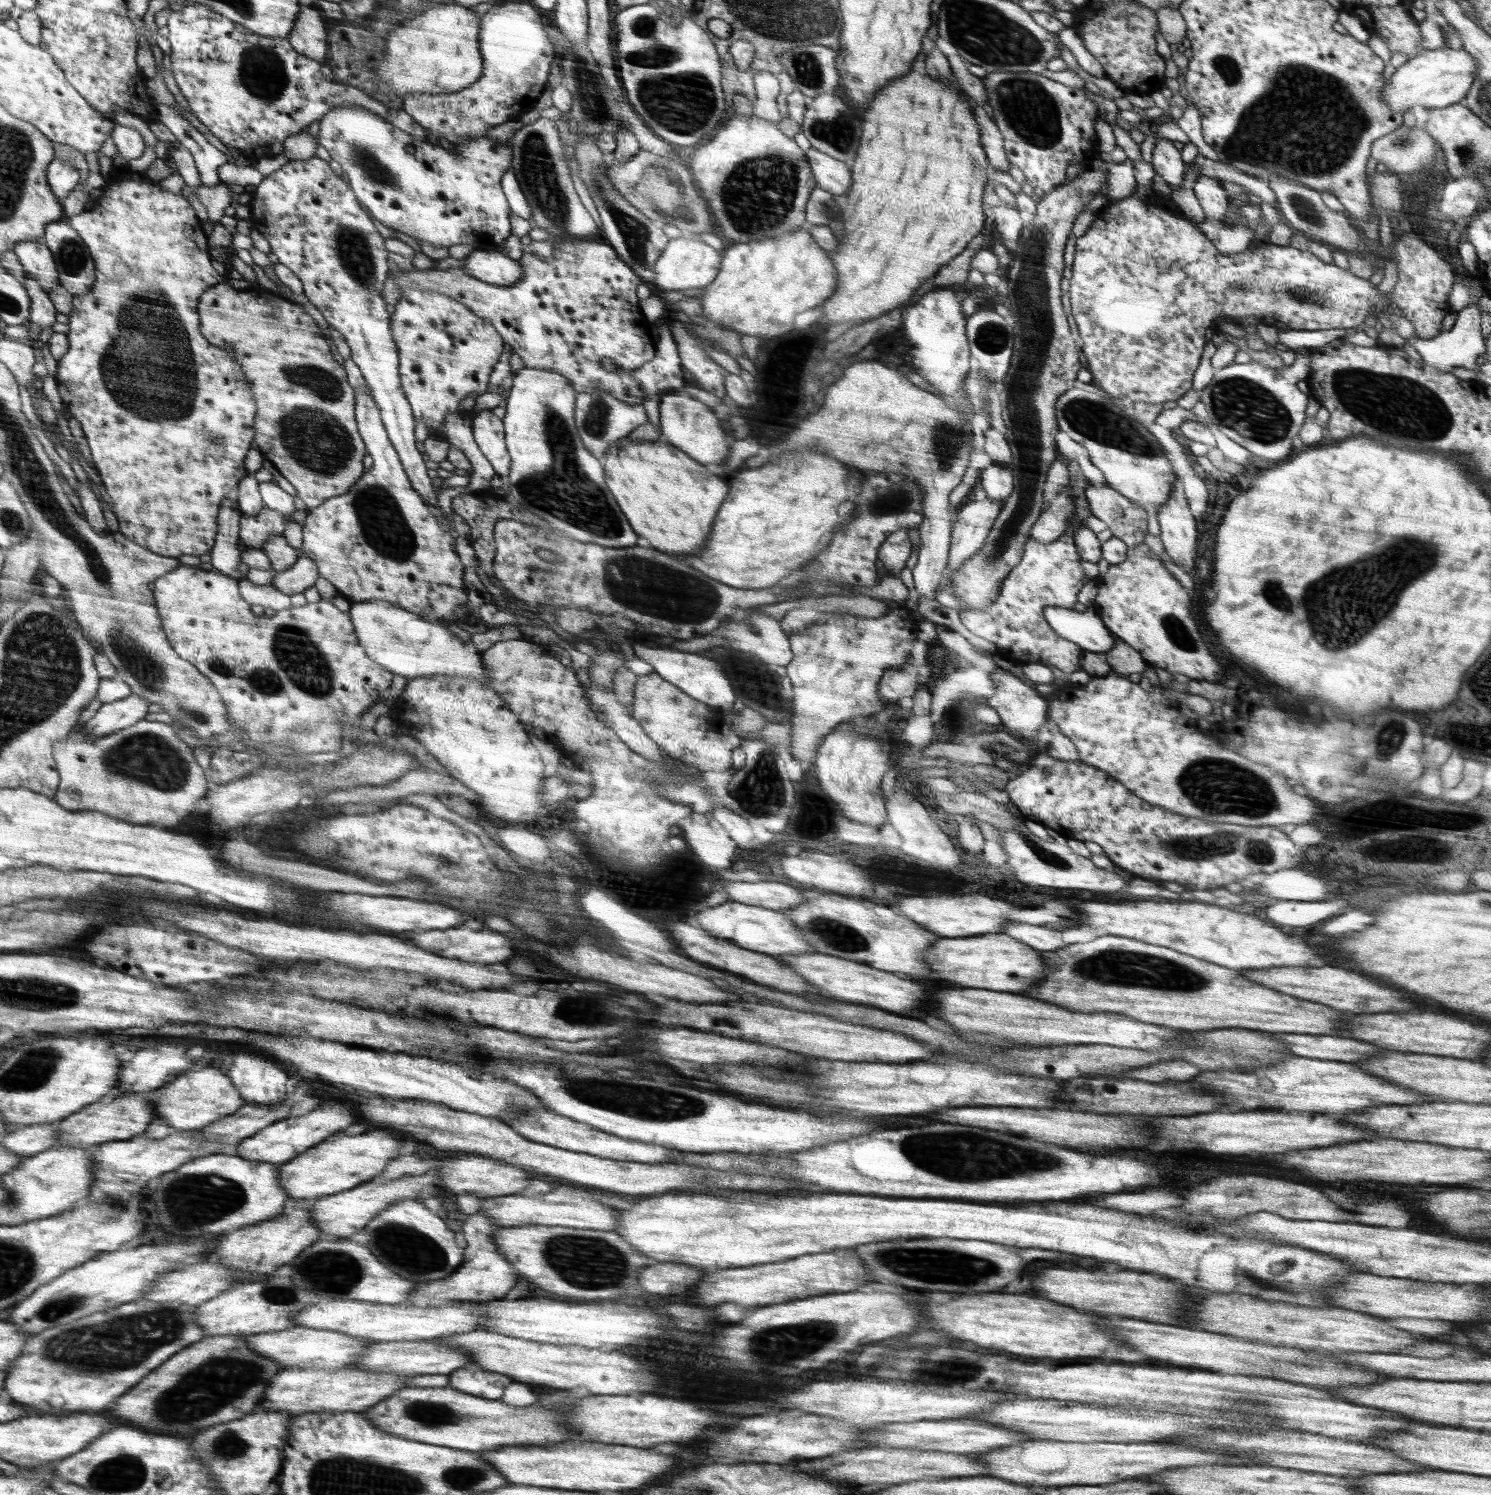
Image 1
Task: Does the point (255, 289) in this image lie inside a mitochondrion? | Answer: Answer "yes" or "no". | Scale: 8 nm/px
no

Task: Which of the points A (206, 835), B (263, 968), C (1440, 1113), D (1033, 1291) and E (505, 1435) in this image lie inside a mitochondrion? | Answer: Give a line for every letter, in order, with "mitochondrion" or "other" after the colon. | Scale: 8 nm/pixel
A: other
B: other
C: other
D: other
E: other

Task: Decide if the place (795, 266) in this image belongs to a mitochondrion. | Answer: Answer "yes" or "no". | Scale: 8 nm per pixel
no

